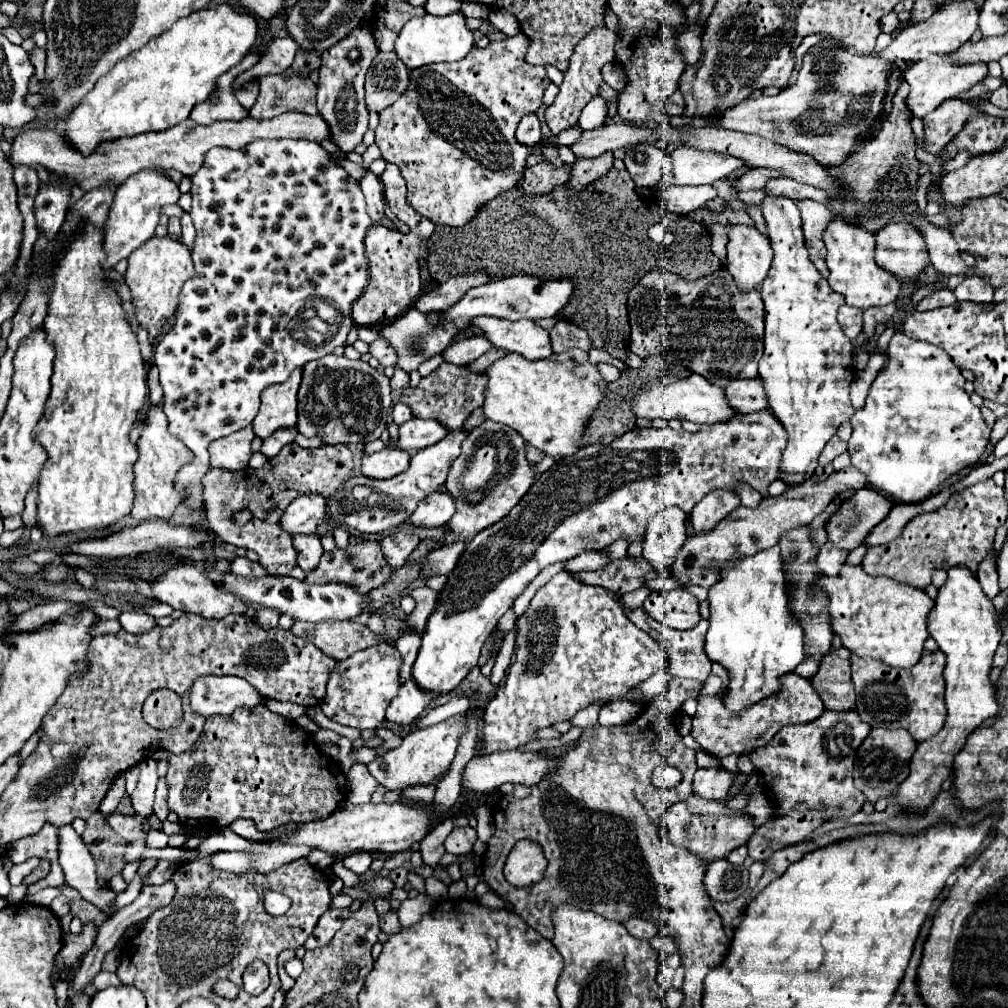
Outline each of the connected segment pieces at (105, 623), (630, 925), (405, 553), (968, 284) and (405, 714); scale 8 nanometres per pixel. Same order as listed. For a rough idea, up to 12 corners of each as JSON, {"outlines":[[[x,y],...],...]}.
{"outlines":[[[100,620],[92,636],[120,632],[118,620]],[[630,918],[624,926],[632,936],[652,940],[662,932],[654,922]],[[408,530],[382,538],[392,568],[400,568],[418,548],[420,538]],[[968,276],[956,300],[992,302],[994,290],[978,276]],[[414,678],[402,684],[386,720],[412,724],[432,702]]]}

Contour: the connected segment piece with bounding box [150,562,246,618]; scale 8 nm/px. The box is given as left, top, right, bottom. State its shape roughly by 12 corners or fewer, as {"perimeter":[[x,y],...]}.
{"perimeter":[[180,562],[150,580],[158,602],[204,618],[244,614],[246,604]]}

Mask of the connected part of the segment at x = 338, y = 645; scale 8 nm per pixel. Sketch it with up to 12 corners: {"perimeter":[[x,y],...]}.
{"perimeter":[[294,622],[290,632],[344,660],[380,642],[360,622]]}

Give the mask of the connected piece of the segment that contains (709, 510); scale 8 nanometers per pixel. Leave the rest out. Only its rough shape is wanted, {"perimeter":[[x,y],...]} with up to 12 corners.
{"perimeter":[[730,490],[708,492],[690,512],[696,532],[740,506]]}

